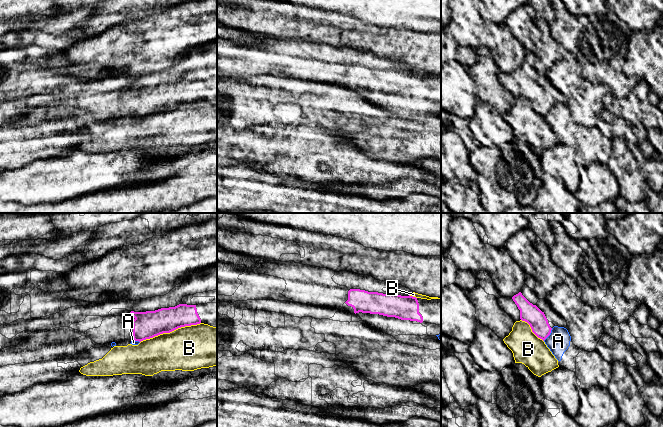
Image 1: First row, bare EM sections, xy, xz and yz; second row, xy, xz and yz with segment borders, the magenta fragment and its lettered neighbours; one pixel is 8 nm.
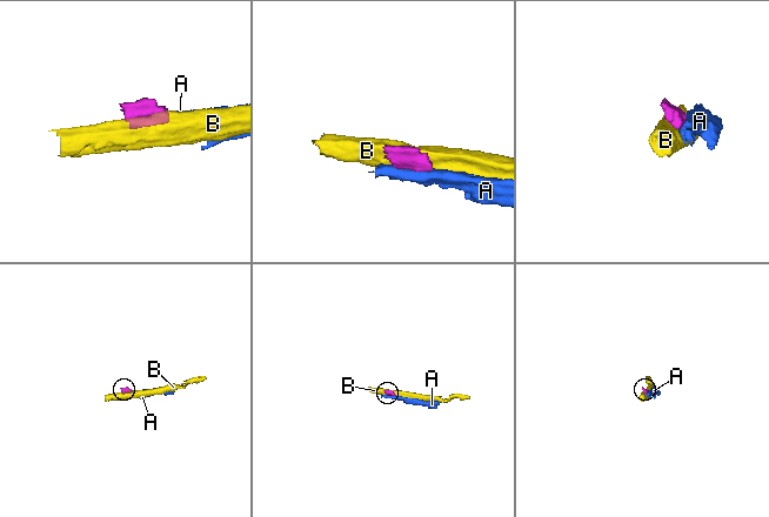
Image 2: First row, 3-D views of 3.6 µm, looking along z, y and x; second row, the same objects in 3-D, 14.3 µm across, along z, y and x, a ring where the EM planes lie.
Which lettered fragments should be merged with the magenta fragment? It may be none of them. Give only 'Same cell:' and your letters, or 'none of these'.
Same cell: none of these

